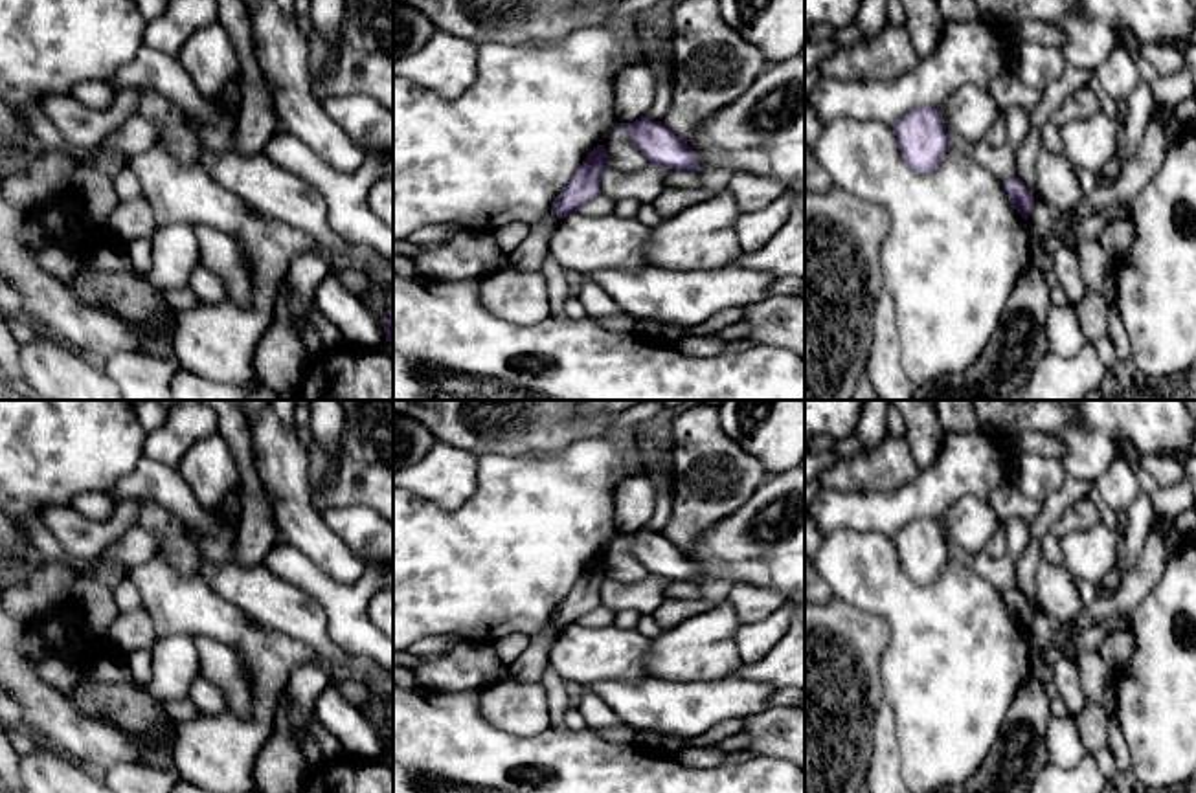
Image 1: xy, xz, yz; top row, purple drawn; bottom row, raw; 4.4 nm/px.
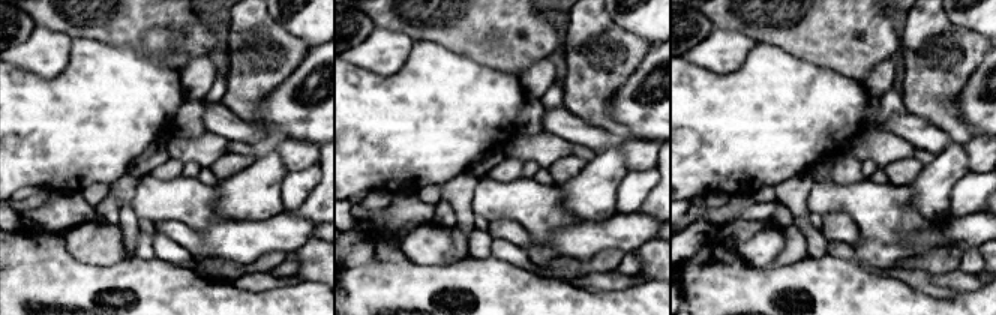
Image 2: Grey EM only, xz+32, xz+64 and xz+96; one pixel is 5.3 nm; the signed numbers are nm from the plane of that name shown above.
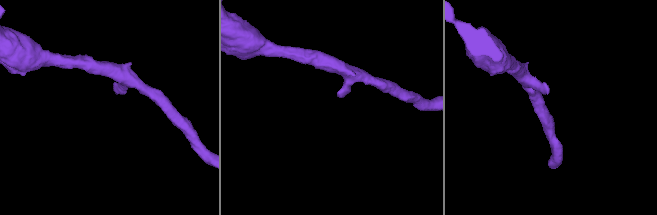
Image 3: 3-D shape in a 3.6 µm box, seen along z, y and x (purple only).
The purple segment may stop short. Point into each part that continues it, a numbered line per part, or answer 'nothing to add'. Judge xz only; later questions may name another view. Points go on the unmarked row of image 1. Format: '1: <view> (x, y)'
nothing to add

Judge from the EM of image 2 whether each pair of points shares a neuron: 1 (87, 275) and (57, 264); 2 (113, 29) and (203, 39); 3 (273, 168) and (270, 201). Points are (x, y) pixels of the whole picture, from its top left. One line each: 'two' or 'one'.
1: one
2: one
3: one

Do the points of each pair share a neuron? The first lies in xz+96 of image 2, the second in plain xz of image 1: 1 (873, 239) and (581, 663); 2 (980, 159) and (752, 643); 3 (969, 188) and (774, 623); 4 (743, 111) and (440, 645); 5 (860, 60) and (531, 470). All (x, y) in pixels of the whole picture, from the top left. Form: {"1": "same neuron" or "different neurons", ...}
{"1": "same neuron", "2": "different neurons", "3": "same neuron", "4": "different neurons", "5": "different neurons"}

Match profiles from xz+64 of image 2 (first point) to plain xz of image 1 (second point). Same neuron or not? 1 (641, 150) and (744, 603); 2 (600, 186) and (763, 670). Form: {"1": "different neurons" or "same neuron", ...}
{"1": "same neuron", "2": "different neurons"}

